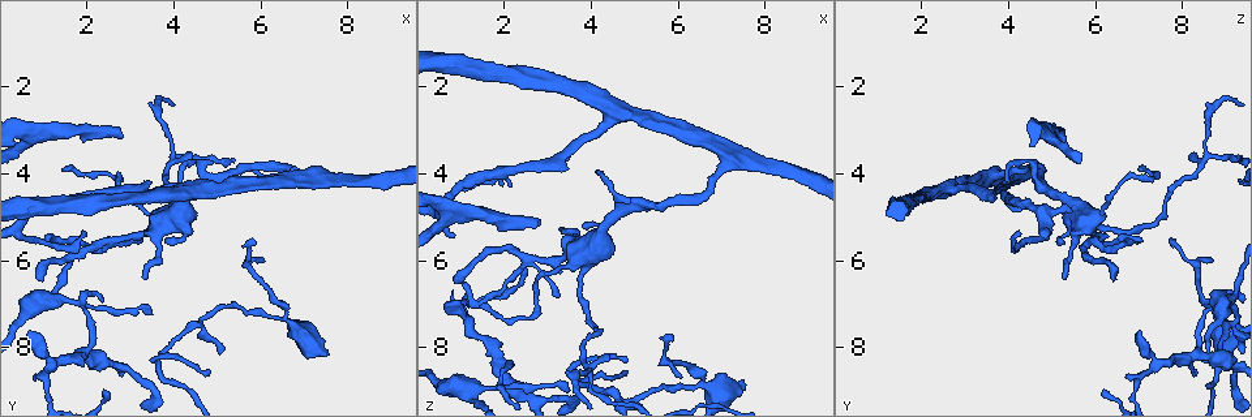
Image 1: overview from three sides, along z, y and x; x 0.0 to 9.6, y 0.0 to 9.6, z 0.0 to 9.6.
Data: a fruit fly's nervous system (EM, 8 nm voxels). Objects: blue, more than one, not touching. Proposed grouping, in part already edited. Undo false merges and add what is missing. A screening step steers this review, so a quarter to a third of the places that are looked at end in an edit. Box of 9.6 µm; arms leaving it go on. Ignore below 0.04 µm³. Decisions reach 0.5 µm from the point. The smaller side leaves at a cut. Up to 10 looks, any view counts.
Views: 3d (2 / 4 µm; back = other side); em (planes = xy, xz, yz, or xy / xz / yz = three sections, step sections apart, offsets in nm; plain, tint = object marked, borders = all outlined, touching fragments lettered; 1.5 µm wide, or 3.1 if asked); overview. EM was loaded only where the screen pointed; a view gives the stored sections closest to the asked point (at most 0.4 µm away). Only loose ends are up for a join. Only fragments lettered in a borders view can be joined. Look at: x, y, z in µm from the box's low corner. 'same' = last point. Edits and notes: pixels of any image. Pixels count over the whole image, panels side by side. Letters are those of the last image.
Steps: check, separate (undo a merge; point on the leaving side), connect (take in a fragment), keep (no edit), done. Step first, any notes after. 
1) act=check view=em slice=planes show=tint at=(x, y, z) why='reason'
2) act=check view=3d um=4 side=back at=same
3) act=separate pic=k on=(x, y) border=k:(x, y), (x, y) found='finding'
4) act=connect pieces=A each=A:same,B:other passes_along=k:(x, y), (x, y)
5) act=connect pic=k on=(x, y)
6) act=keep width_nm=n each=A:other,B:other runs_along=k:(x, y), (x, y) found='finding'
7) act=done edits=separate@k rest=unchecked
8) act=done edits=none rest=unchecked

act=check view=em slice=planes show=plain at=(2.45, 9.05, 6.20) why='free end'

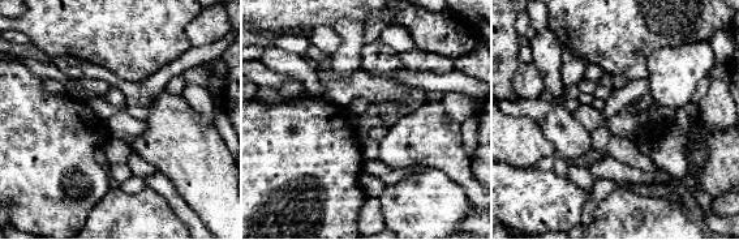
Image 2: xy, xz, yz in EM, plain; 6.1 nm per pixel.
act=check view=em slice=planes show=borders at=same why='see the neighbours'

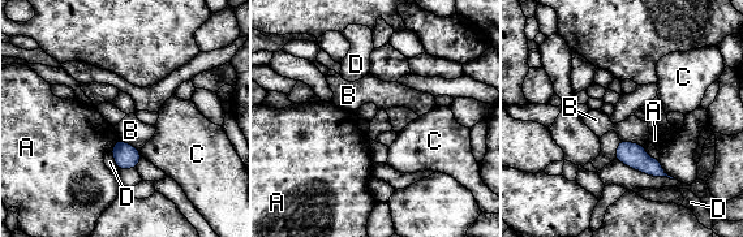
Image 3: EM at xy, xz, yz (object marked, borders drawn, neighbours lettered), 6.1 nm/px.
act=keep width_nm=150 each=A:other,B:other,C:other,D:other border=3:(119, 138), (131, 143), (140, 153) found='no lettered fragment goes on from it'

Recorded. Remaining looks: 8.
act=check view=3d um=2 at=(4.80, 8.65, 8.35) why='tapers out'

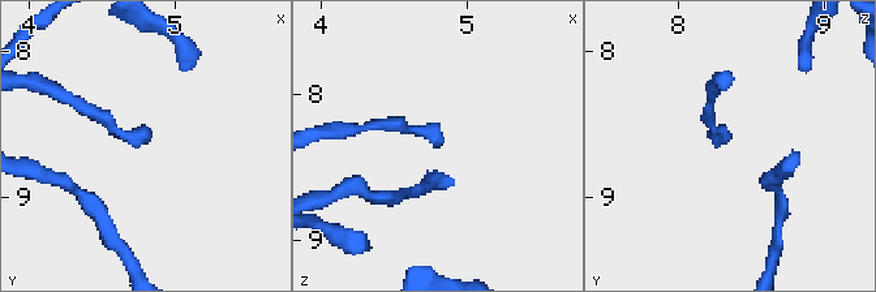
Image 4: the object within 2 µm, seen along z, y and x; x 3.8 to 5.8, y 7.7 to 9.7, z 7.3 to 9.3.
act=check view=em slice=planes show=tint at=(4.82, 8.64, 8.32) why='now the EM'

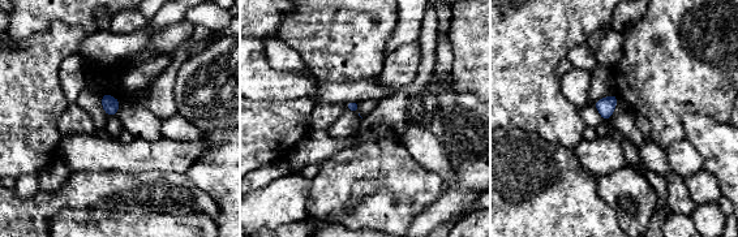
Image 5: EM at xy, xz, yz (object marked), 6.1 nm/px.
act=check view=em slice=planes show=borders at=same

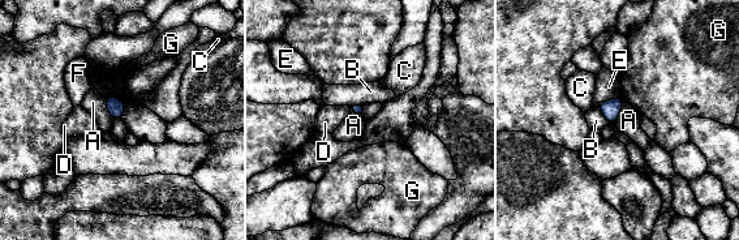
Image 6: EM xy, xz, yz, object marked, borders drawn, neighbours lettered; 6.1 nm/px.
act=keep width_nm=60 each=A:other,B:other,C:other,D:other,E:other,F:other,G:other border=6:(106, 98), (108, 114), (114, 119) found='none of them fits'

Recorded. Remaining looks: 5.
act=check view=3d um=4 at=(7.45, 8.15, 8.75) why='an open end'

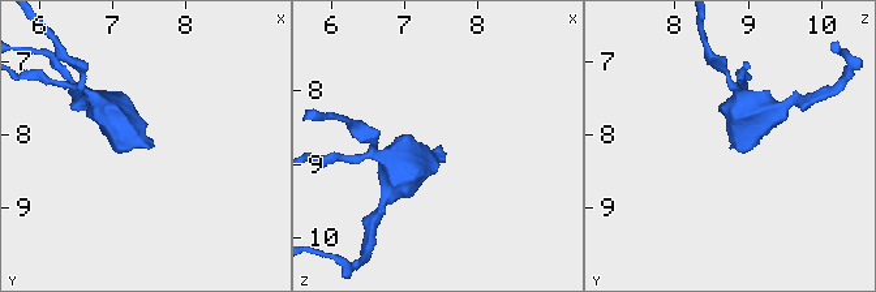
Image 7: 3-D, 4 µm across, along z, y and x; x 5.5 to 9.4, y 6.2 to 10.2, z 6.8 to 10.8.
act=check view=em slice=planes show=borders at=(7.50, 8.15, 8.75) why='shape alone is not enough'

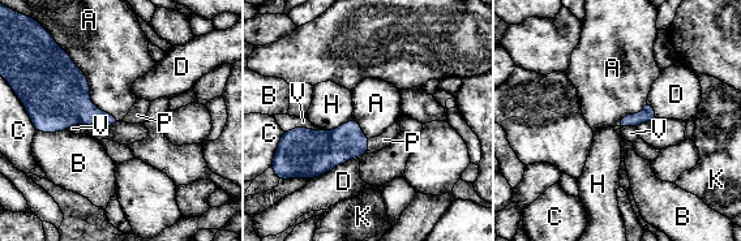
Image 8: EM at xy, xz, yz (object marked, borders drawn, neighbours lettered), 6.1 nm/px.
act=connect pieces=P each=A:other,B:other,C:other,D:other,H:other,K:other,P:same,V:other found='it goes on there'

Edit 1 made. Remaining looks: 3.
act=check view=3d um=4 at=(2.00, 7.15, 8.60)

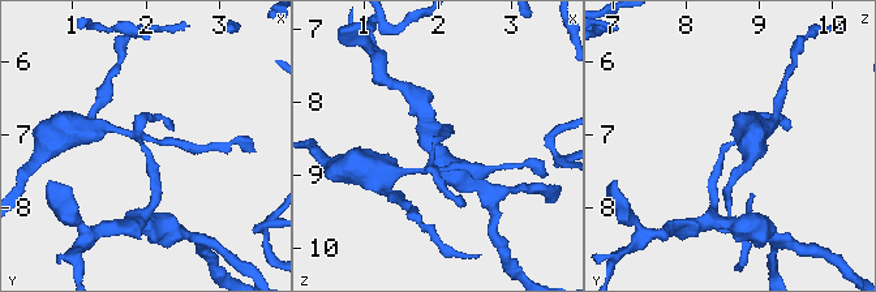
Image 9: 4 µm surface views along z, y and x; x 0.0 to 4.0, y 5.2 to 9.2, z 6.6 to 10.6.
act=check view=em slice=planes show=borders at=(1.95, 7.15, 8.60) why='need the tissue'

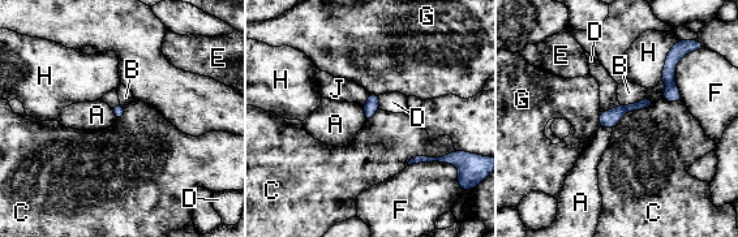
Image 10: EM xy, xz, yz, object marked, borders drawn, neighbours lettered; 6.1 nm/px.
act=separate pic=10 on=(672, 93) each=A:other,B:other,C:other,D:other,E:other,F:other,G:other,H:other,J:other found='a second neuron is stuck on'

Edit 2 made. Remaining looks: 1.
act=done edits=connect@8,separate@10 rest=unchecked

